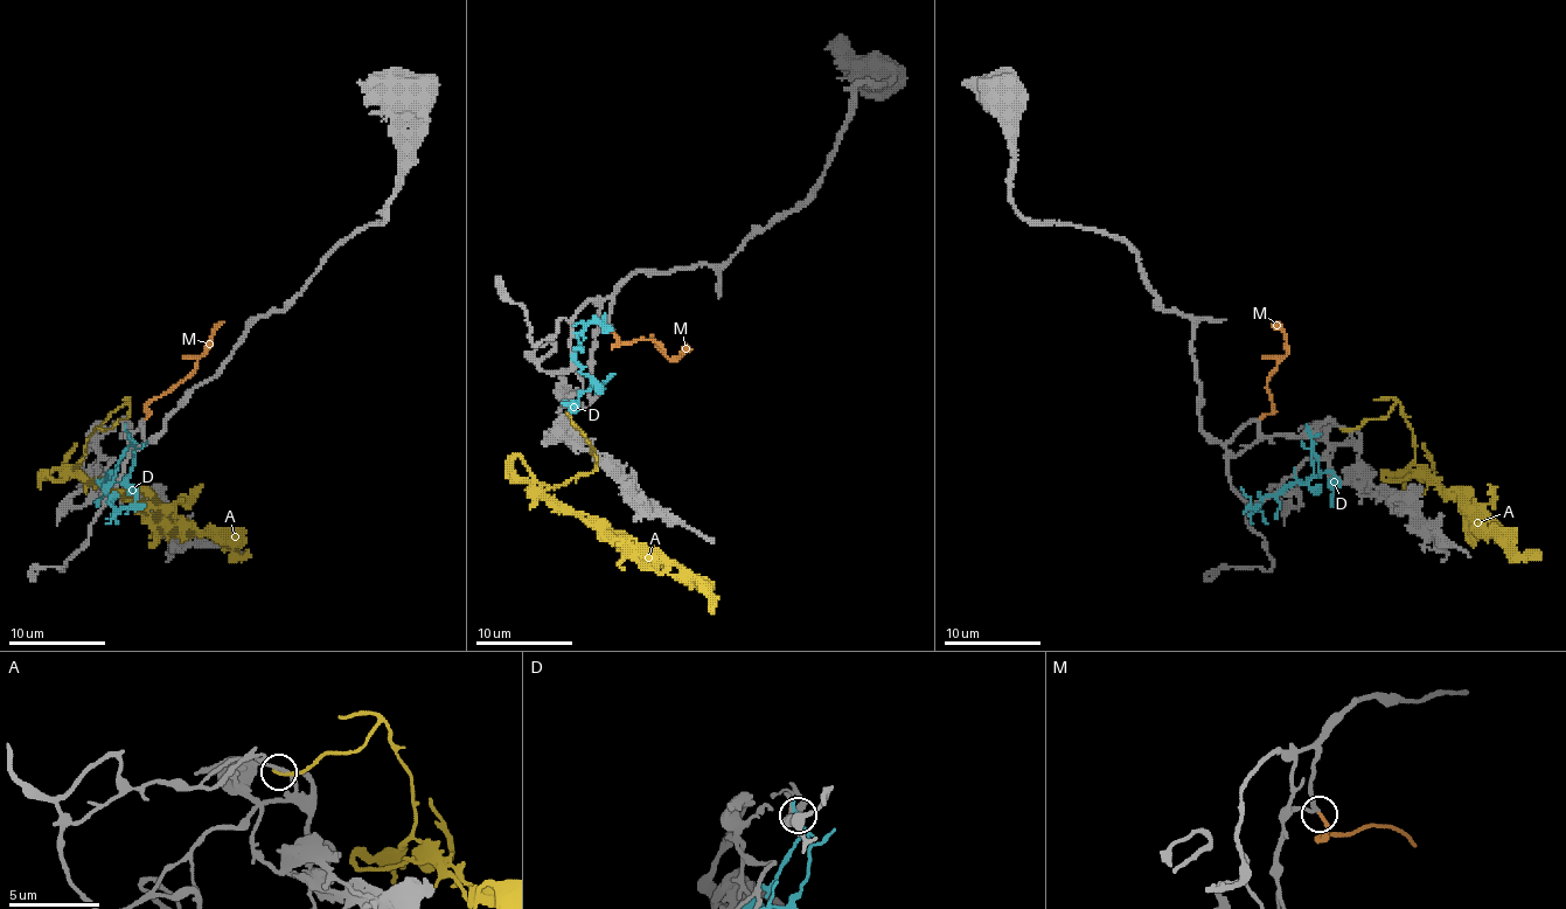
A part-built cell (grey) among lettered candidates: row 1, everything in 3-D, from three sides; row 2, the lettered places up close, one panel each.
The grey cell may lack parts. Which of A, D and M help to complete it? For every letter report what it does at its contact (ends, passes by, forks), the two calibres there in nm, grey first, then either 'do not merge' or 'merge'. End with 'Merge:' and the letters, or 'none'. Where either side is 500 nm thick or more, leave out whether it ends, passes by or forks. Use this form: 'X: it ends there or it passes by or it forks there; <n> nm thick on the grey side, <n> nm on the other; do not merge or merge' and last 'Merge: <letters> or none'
A: it ends there; 190 nm thick on the grey side, 180 nm on the other; do not merge
D: it passes by; 240 nm thick on the grey side, 220 nm on the other; do not merge
M: it ends there; 200 nm thick on the grey side, 190 nm on the other; merge
Merge: M

